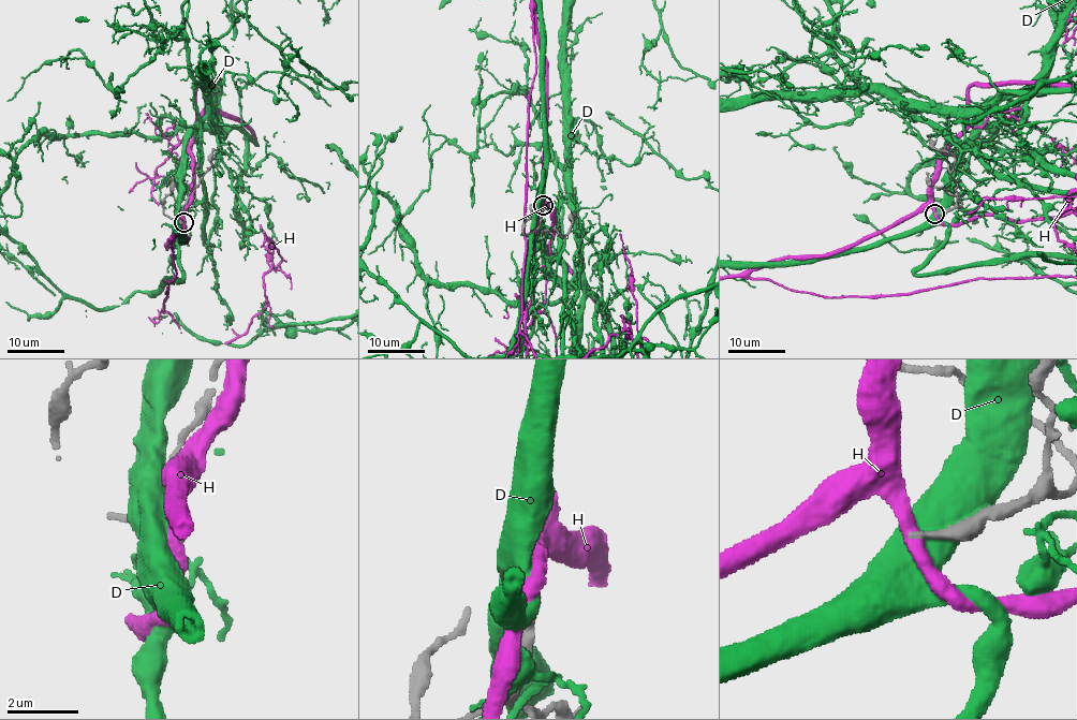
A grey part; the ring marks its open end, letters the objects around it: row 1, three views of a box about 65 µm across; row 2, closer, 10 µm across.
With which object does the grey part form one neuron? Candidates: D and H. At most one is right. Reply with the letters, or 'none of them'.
none of them

